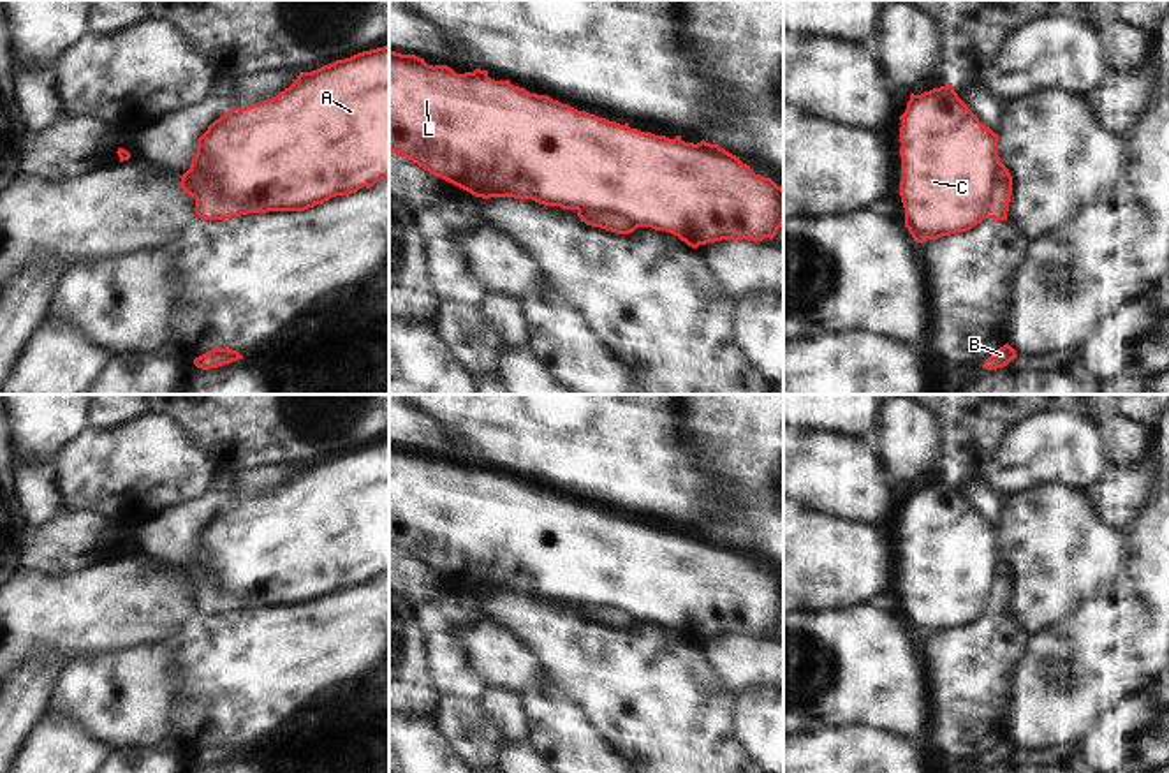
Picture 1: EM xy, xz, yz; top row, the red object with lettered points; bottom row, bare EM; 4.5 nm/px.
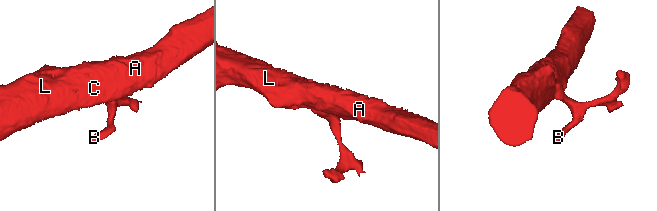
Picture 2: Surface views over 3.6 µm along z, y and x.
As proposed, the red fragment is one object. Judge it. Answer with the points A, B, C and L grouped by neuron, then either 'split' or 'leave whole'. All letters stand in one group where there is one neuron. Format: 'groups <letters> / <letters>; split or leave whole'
groups A C L / B; split

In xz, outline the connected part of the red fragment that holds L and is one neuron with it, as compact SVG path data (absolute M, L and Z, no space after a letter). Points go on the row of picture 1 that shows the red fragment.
M389 51L389 151L401 153L433 176L475 197L532 199L563 210L602 210L620 213L637 227L678 236L688 247L722 239L773 239L783 225L783 188L755 174L739 157L718 144L685 143L630 129L586 111L577 111L548 95L530 93L507 81L495 81L488 70L456 74L447 65L428 65L415 55Z

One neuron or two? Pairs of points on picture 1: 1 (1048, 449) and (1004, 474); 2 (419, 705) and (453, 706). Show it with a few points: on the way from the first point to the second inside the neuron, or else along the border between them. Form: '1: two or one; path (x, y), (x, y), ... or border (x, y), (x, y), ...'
1: one; path (1037, 451), (1014, 467)
2: two; border (439, 692), (437, 705), (428, 715)

